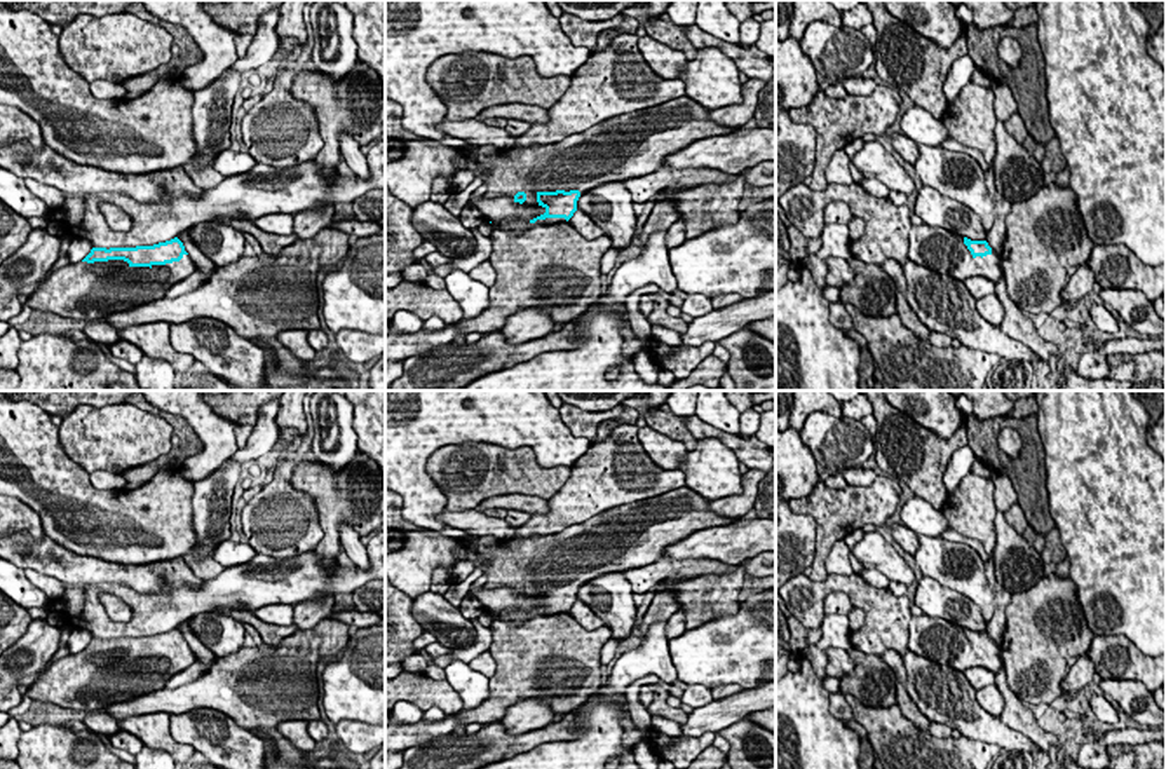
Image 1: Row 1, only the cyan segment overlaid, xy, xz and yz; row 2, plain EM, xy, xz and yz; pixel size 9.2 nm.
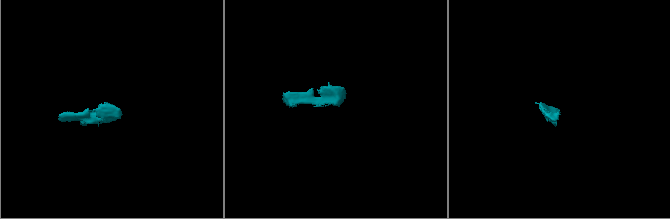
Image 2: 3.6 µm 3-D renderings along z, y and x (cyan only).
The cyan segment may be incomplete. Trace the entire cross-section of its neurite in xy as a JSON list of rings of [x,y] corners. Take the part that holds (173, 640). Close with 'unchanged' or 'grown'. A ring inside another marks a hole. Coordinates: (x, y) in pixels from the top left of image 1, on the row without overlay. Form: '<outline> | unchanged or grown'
[[[178,628],[153,636],[92,638],[82,652],[56,659],[23,692],[66,710],[103,711],[164,689],[195,659]]] | grown

